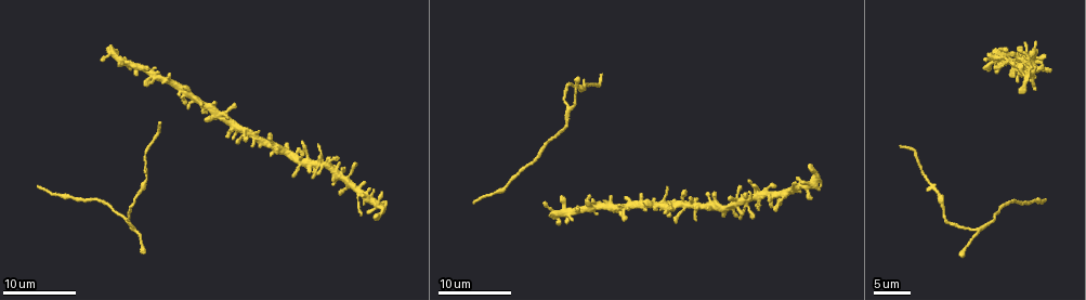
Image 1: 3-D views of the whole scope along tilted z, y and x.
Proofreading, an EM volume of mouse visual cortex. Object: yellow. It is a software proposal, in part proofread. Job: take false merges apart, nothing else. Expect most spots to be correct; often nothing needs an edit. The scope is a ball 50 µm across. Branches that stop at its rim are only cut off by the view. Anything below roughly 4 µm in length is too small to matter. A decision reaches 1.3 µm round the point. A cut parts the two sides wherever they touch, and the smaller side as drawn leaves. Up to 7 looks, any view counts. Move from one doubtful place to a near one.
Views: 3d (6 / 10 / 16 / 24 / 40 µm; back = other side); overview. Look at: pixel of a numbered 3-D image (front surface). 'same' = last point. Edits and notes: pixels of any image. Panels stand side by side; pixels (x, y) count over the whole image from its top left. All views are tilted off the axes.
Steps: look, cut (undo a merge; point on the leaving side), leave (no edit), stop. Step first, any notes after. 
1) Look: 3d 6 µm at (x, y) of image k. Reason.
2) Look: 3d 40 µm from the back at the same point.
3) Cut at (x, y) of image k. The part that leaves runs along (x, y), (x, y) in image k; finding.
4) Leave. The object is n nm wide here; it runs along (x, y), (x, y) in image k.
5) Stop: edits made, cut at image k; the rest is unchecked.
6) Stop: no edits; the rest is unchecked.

Look: 3d 16 µm at (639, 207) of image 1. Four-way junction.

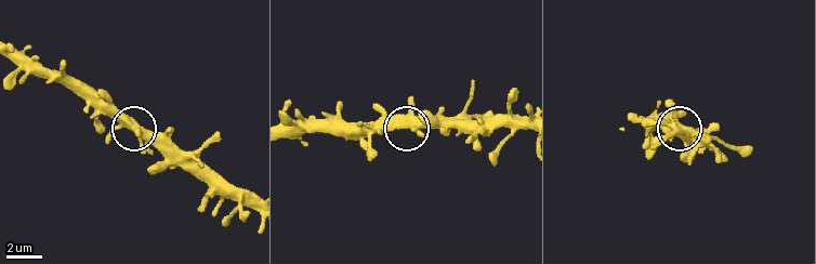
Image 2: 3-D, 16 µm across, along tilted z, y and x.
Look: 3d 6 µm at (130, 123) of image 2.

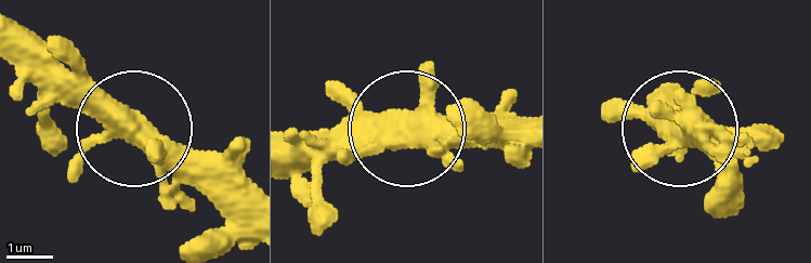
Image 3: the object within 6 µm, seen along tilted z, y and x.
Leave. 4 arms meet here; one neuron here.

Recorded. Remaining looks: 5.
Look: 3d 24 µm at (748, 203) of image 1. Looks like a crossing.

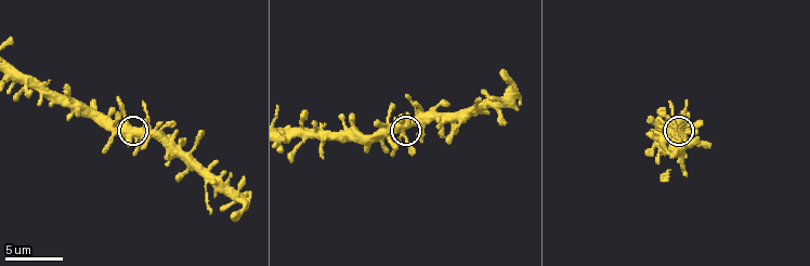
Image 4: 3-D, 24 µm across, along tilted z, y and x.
Look: 3d 10 µm at (402, 130) of image 4.

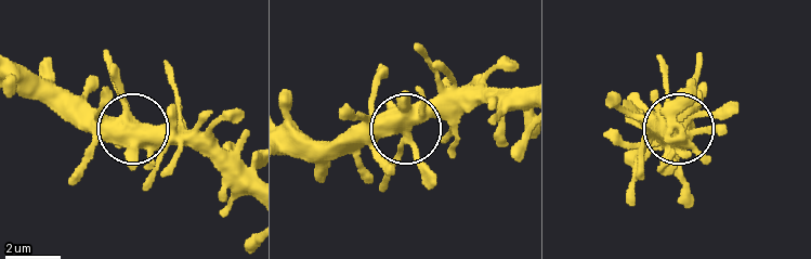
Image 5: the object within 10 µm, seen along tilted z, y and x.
Leave. Continuous, no second neuron.

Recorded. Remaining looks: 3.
Look: 3d 16 µm at (978, 228) of image 1. Branch point.

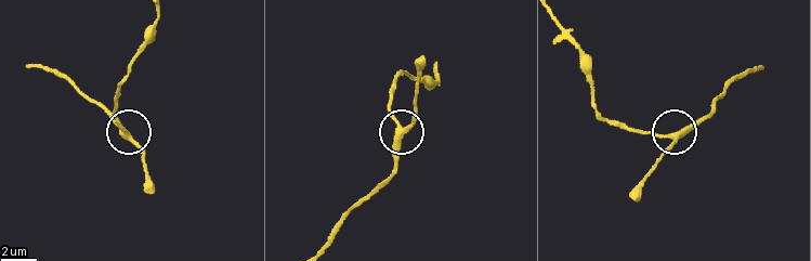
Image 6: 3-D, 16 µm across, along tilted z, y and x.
Look: 3d 10 µm at (130, 137) of image 6. Zoom in.

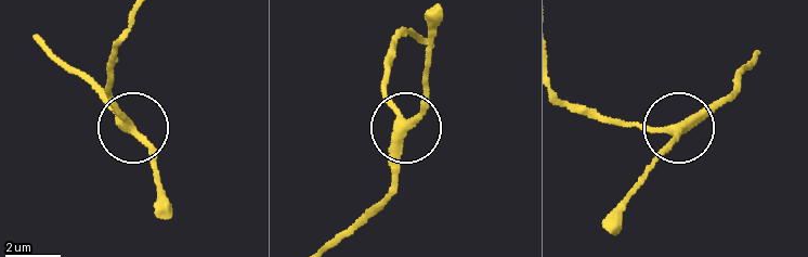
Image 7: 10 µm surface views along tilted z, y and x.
Look: 3d 10 µm from the back at (680, 132) of image 7.

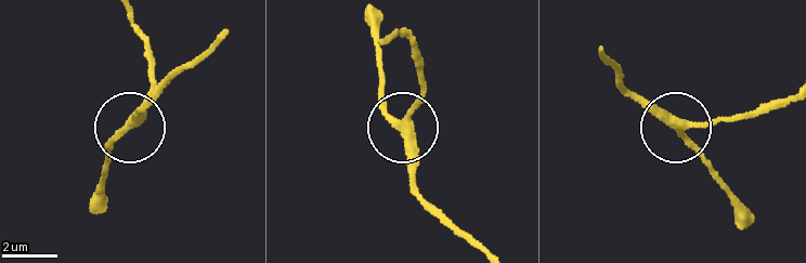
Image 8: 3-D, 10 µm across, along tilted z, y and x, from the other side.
Leave. The object is 270 nm wide here; it runs along (386, 36), (411, 44), (420, 77), (403, 126), (377, 65) in image 8; continuous, no second neuron.

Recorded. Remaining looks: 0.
Stop: no edits; the rest is unchecked.

